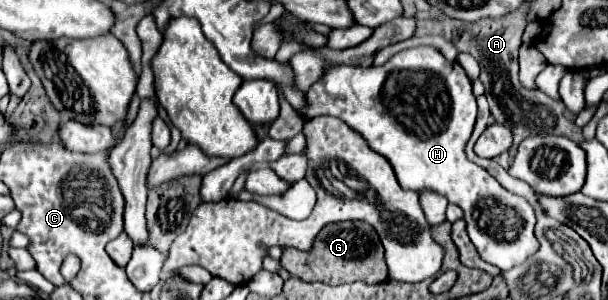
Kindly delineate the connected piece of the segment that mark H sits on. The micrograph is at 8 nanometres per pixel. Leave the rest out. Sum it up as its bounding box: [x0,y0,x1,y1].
[300,46,538,270]

